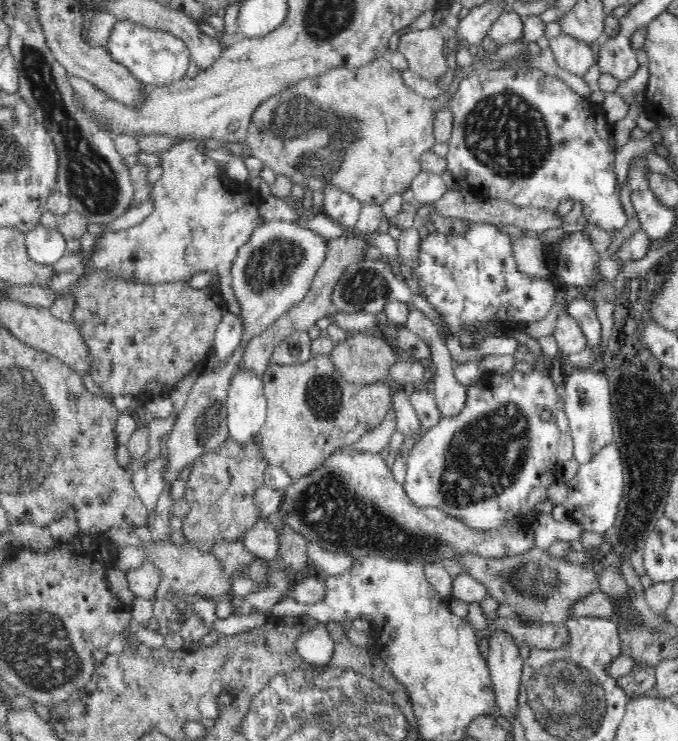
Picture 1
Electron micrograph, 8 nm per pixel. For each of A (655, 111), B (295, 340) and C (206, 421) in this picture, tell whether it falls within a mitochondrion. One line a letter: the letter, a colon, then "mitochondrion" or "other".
A: other
B: other
C: mitochondrion

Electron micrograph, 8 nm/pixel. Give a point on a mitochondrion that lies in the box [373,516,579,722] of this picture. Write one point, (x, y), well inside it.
(535, 582)

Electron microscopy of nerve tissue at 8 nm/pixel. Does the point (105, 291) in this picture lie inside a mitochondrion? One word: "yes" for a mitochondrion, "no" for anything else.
yes

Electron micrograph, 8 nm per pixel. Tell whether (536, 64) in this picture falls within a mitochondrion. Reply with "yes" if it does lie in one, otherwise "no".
no

